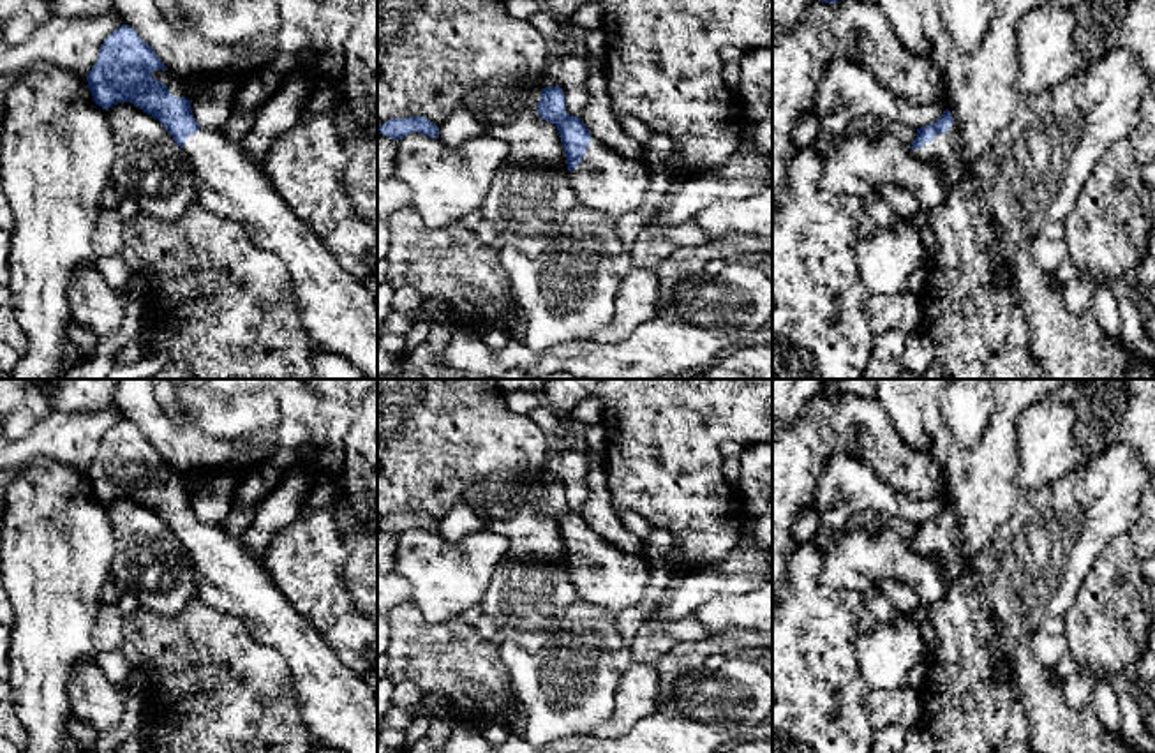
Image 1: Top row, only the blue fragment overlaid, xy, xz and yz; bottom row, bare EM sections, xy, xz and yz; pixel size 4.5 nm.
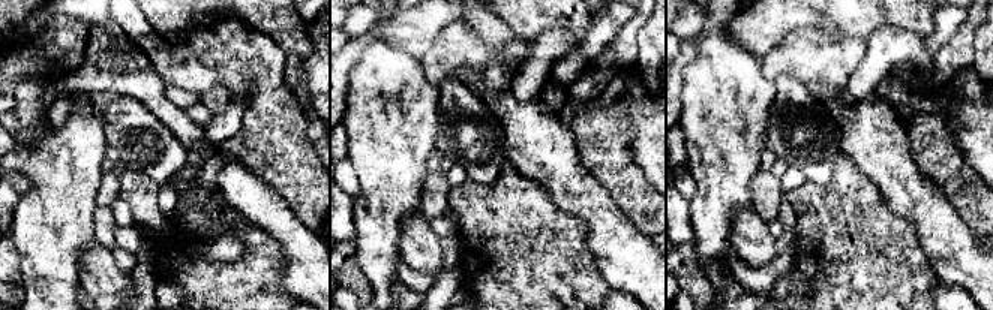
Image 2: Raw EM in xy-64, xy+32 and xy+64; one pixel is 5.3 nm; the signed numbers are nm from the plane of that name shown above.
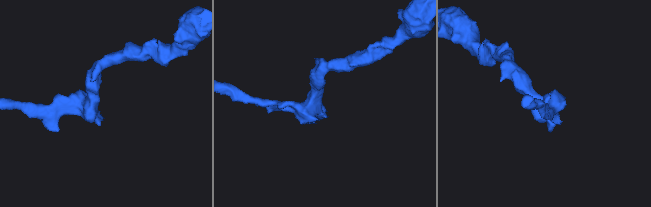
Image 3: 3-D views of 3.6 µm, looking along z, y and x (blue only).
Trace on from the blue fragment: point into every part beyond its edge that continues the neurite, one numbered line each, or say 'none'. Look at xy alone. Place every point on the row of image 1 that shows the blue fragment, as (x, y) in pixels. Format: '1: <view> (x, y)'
1: xy (175, 82)

